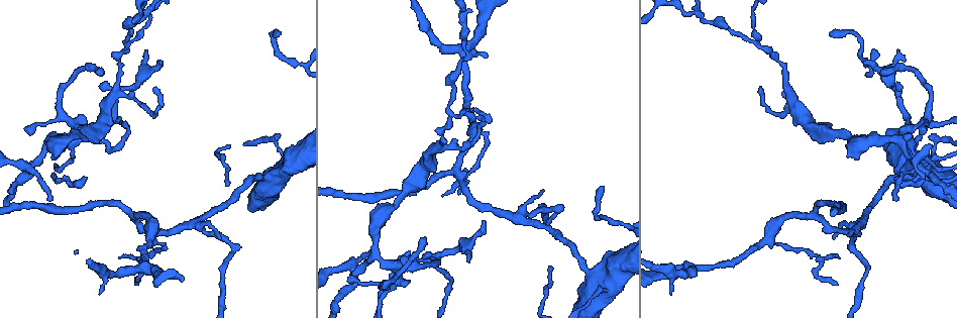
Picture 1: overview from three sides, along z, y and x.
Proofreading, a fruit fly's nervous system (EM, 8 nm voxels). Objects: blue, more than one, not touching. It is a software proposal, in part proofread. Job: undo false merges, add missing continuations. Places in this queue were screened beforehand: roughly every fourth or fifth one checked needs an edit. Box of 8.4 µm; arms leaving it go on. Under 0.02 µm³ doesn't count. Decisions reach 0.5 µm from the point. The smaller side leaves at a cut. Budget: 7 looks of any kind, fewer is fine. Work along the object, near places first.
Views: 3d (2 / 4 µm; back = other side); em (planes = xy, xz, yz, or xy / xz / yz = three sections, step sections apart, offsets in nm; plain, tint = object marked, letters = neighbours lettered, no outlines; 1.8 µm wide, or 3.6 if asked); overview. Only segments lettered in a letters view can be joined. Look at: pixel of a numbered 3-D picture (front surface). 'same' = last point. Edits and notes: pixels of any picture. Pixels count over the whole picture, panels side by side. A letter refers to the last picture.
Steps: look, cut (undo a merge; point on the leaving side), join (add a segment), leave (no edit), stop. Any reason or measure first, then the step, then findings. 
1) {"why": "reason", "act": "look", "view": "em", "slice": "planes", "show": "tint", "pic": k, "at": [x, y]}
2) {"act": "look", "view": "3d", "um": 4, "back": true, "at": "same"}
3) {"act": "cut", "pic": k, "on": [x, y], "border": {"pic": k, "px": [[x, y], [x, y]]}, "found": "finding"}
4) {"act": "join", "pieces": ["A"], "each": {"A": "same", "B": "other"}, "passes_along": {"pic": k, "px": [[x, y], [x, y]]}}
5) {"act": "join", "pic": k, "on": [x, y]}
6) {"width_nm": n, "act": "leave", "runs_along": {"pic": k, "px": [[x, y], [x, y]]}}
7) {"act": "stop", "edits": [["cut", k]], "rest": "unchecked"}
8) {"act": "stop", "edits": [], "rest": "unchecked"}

{"why": "a narrow waist", "act": "look", "view": "em", "slice": "planes", "show": "letters", "pic": 1, "at": [908, 139]}

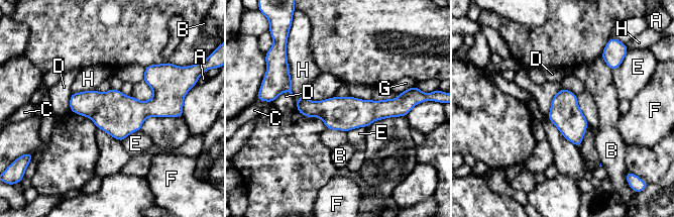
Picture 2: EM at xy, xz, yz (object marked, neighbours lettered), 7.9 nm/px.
{"act": "leave", "each": {"A": "other", "B": "other", "C": "other", "D": "other", "E": "other", "F": "other", "G": "other", "H": "other"}, "border": {"pic": 2, "px": [[366, 126], [358, 126], [347, 132]]}, "found": "continuous, no second cell"}

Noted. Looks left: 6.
{"why": "sharp bend", "act": "look", "view": "em", "slice": "yz", "step": 8, "show": "tint", "pic": 1, "at": [519, 217]}

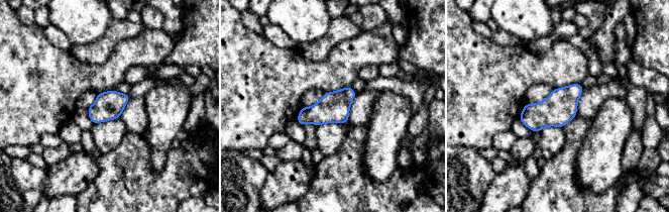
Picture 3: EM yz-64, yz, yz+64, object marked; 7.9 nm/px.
{"act": "look", "view": "em", "slice": "planes", "show": "letters", "at": "same"}

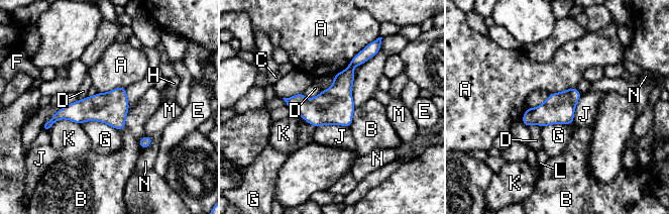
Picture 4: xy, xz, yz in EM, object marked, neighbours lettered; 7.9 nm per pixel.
{"width_nm": 240, "act": "leave", "each": {"A": "other", "B": "other", "C": "other", "D": "other", "E": "other", "F": "other", "G": "other", "H": "other", "J": "other", "K": "other", "L": "other", "M": "other", "N": "other"}, "found": "all the same cell"}

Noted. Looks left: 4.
{"why": "calibre changes", "act": "look", "view": "em", "slice": "planes", "show": "letters", "pic": 1, "at": [256, 177]}

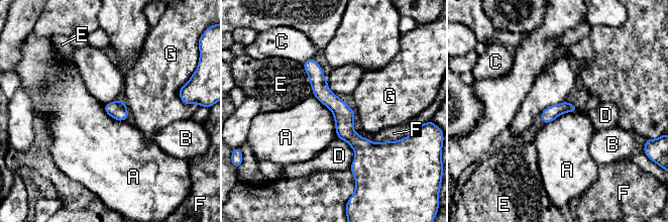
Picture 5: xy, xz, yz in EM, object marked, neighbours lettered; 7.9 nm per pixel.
{"act": "leave", "each": {"A": "other", "B": "other", "C": "other", "D": "other", "E": "other", "F": "other", "G": "other"}, "border": {"pic": 5, "px": [[313, 95], [332, 113], [337, 136]]}, "found": "one cell here"}

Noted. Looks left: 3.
{"act": "stop", "edits": [], "rest": "unchecked"}

